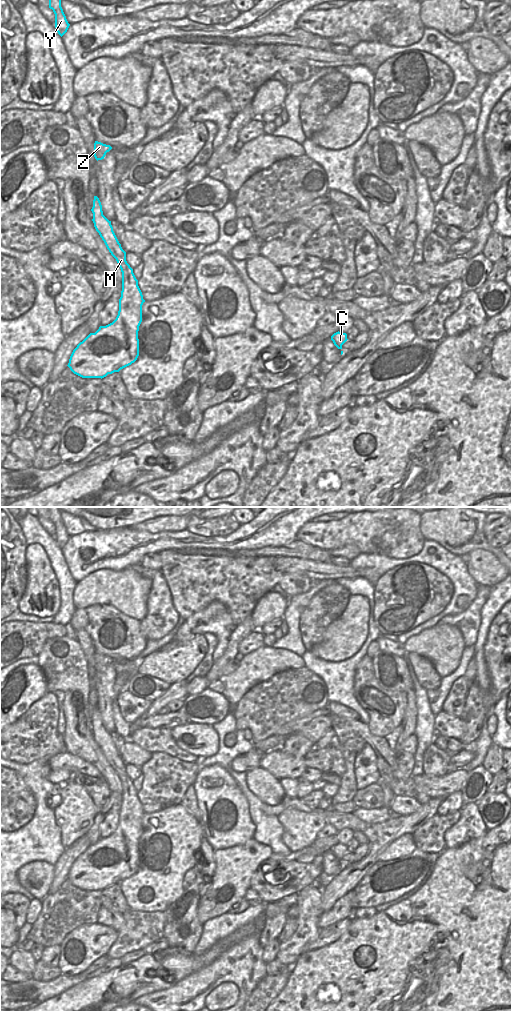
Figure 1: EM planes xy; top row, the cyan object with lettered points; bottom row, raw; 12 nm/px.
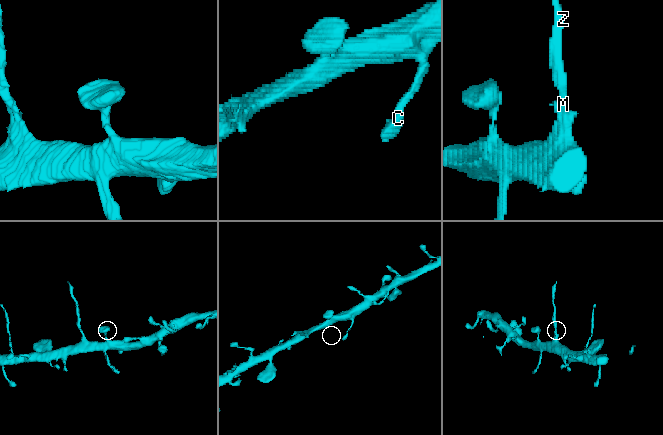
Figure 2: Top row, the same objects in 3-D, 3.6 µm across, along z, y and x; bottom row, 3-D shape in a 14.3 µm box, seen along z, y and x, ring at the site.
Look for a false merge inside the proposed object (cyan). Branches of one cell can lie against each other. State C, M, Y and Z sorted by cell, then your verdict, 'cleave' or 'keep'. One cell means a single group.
C M / Y Z; cleave

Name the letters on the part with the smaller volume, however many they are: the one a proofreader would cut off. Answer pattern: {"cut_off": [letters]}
{"cut_off": ["Y", "Z"]}

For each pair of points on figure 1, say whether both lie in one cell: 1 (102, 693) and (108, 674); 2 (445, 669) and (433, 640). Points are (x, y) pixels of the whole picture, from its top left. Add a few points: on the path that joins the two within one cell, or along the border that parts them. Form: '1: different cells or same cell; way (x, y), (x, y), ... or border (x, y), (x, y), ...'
1: same cell; way (104, 688), (105, 679)
2: same cell; way (445, 662), (445, 653), (440, 647)

